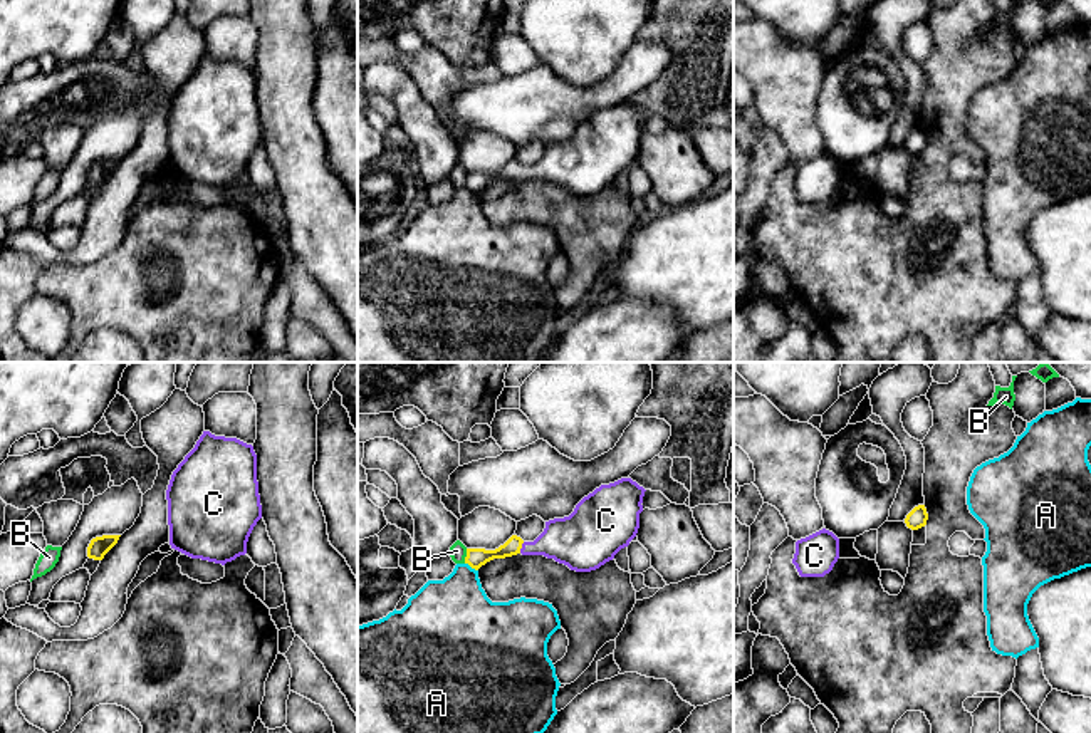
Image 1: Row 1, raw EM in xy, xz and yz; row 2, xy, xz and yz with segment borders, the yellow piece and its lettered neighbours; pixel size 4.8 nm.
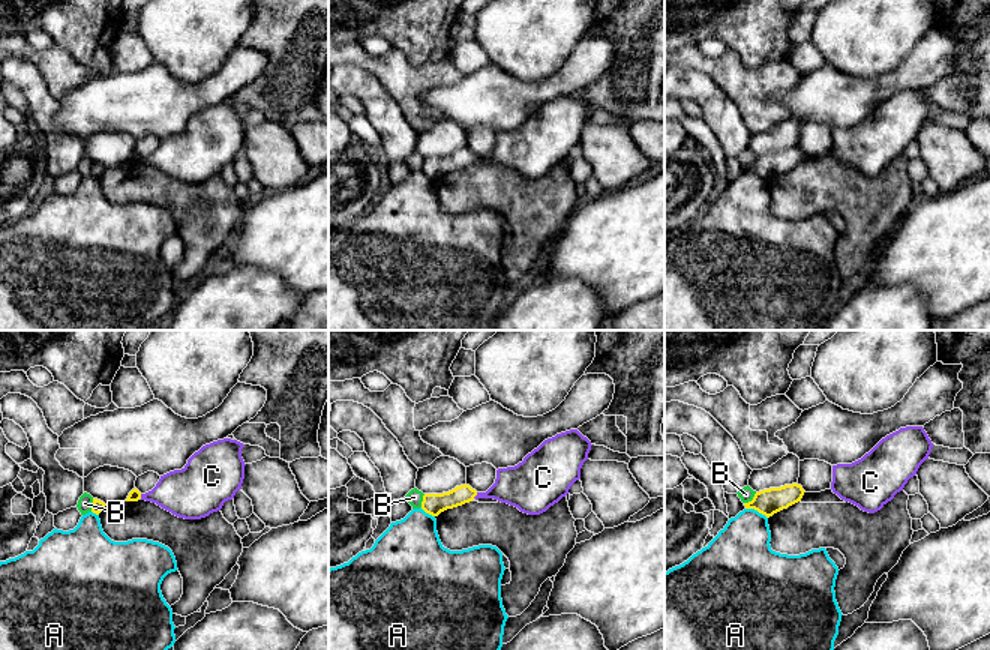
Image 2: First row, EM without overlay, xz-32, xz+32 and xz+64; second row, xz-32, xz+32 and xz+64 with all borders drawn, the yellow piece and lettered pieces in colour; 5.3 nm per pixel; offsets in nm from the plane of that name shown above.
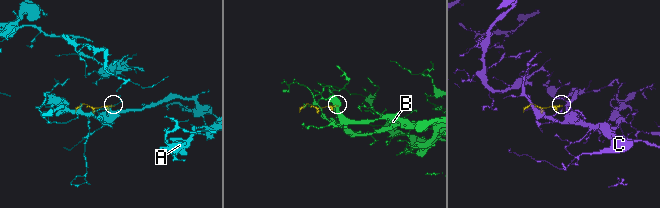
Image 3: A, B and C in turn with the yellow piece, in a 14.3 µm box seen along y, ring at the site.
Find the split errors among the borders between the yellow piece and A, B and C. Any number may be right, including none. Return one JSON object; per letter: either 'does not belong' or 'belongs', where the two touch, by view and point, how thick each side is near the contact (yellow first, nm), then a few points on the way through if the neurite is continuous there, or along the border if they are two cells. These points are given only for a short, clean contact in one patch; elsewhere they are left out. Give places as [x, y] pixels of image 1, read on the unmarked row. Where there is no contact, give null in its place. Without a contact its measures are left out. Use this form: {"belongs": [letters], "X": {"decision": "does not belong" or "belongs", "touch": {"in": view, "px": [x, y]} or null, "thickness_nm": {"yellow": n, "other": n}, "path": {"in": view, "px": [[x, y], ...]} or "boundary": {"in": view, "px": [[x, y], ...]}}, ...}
{"belongs": ["C"], "A": {"decision": "does not belong", "touch": {"in": "xz", "px": [472, 192]}, "thickness_nm": {"yellow": 100, "other": 360}}, "B": {"decision": "does not belong", "touch": {"in": "xz", "px": [467, 180]}, "thickness_nm": {"yellow": 100, "other": 80}, "boundary": {"in": "xz", "px": [[467, 173], [464, 187]]}}, "C": {"decision": "belongs", "touch": {"in": "xz", "px": [521, 171]}, "thickness_nm": {"yellow": 100, "other": 240}, "path": {"in": "xz", "px": [[475, 181], [521, 171], [571, 165]]}}}

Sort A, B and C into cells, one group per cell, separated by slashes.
A / B / C

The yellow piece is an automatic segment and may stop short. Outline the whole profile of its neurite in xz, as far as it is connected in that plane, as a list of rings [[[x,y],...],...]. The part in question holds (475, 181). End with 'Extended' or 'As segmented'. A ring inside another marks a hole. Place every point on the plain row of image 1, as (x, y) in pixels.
[[[631,102],[601,109],[569,141],[546,146],[534,166],[512,159],[495,174],[467,173],[465,188],[478,195],[493,183],[544,179],[576,196],[591,196],[613,185],[639,153],[645,112]]]. Extended

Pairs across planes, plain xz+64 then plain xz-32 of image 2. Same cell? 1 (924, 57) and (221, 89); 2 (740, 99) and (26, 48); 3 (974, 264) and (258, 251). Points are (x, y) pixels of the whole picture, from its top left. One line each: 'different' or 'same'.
1: same
2: same
3: same

